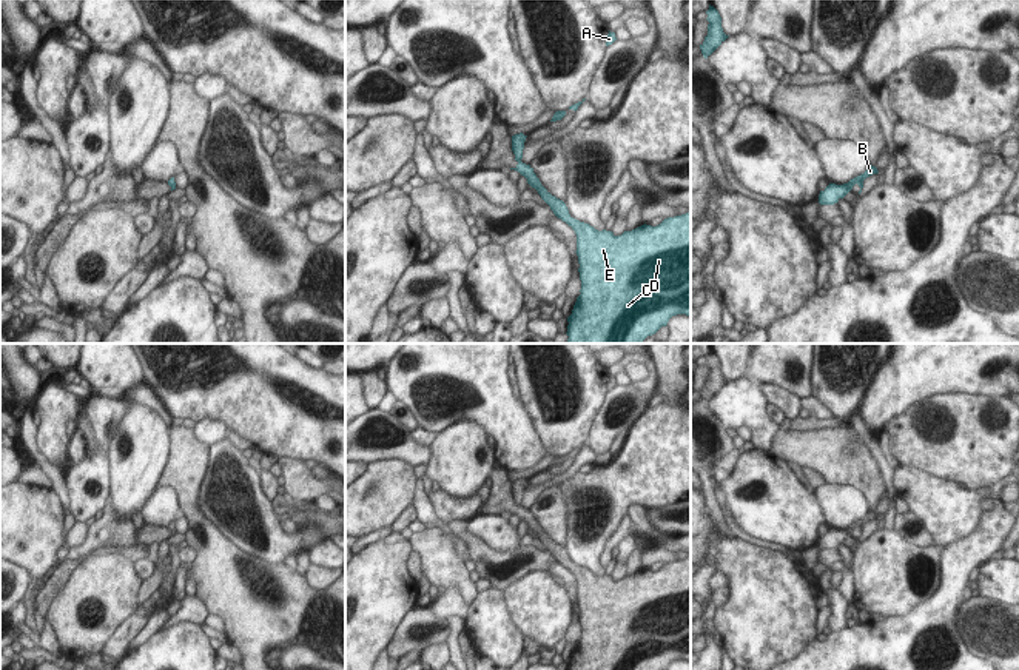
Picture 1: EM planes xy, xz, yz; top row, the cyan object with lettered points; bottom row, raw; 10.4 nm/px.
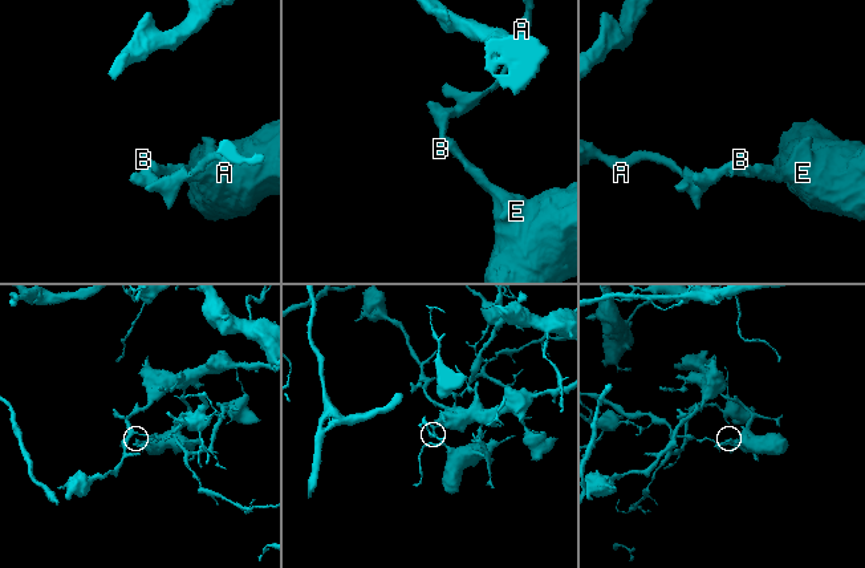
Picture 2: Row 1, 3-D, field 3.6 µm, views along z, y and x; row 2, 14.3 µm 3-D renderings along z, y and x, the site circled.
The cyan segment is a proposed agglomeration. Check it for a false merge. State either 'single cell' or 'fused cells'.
fused cells

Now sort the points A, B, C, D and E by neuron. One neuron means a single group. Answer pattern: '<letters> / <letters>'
A B / C D E

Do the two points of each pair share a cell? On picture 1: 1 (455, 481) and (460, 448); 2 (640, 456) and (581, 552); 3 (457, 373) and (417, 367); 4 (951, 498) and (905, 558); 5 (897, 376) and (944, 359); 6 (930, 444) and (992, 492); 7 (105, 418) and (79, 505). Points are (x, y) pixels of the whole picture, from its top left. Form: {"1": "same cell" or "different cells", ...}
{"1": "same cell", "2": "same cell", "3": "same cell", "4": "same cell", "5": "same cell", "6": "different cells", "7": "same cell"}

